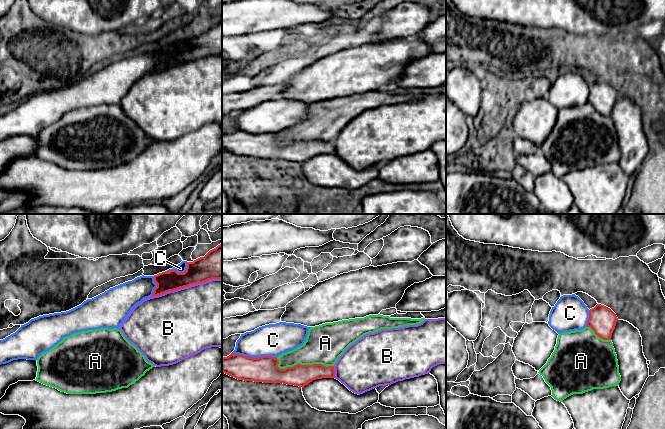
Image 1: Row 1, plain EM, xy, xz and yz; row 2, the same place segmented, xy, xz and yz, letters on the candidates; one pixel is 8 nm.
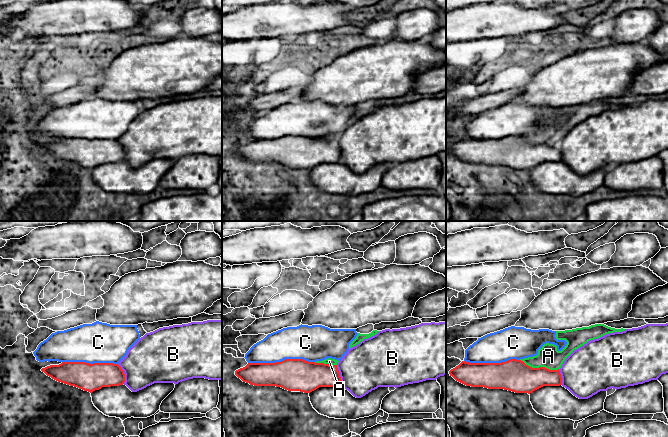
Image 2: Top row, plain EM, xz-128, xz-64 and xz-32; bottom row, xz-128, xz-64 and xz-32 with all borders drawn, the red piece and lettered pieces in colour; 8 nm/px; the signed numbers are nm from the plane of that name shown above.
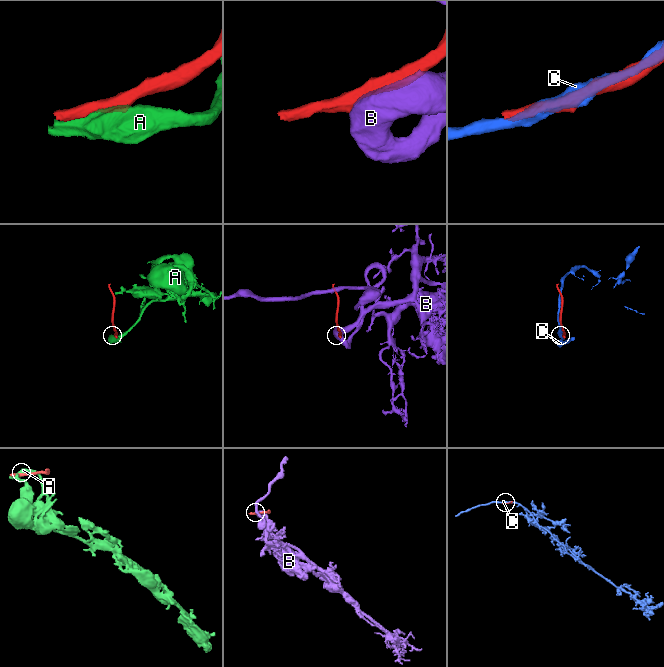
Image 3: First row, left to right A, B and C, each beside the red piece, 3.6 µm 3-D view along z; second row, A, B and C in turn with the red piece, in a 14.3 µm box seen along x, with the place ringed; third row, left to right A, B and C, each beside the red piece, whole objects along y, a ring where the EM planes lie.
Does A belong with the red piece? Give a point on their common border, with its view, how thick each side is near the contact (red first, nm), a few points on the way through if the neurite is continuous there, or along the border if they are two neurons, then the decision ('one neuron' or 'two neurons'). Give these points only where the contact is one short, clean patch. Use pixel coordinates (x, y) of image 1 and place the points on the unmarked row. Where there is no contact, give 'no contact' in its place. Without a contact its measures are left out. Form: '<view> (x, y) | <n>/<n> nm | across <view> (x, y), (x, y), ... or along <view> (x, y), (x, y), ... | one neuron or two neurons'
xz (300, 140) | 180/300 nm | one neuron

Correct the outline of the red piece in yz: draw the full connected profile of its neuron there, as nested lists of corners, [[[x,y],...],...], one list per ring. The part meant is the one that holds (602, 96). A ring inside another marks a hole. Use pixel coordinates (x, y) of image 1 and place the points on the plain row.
[[[597,80],[589,86],[589,95],[584,105],[558,111],[554,128],[538,148],[551,163],[551,172],[555,176],[562,178],[573,170],[619,161],[621,152],[611,117],[617,96],[616,90],[610,84]]]

